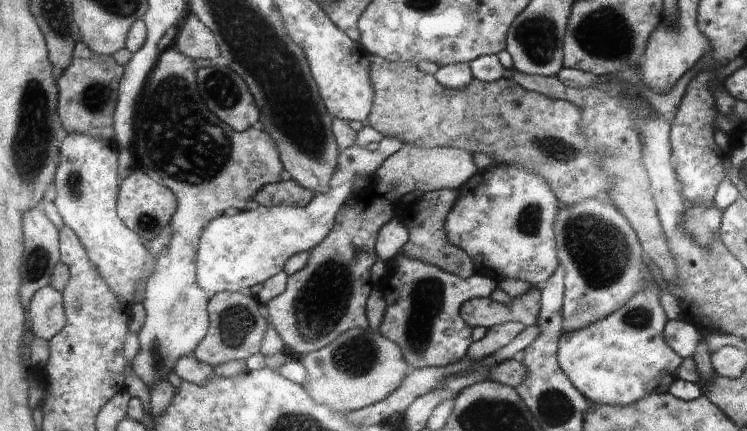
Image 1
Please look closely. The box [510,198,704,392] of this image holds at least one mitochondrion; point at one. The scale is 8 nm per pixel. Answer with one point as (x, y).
(598, 249)

